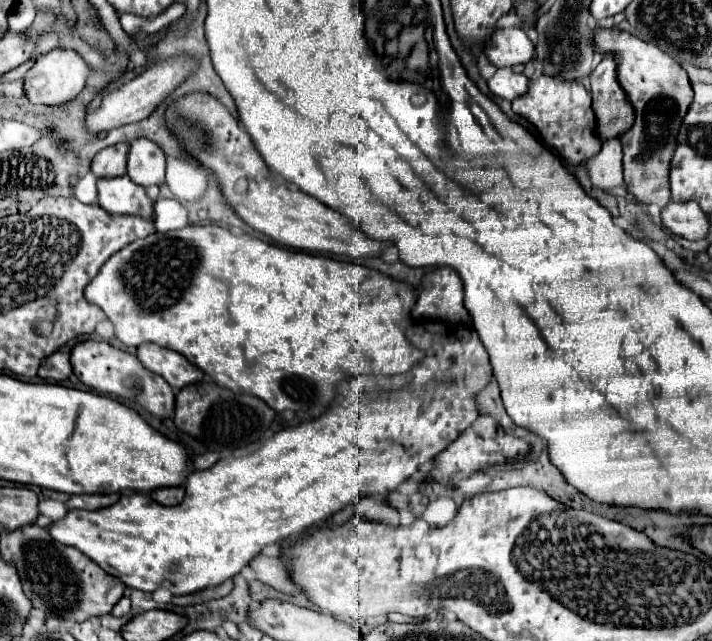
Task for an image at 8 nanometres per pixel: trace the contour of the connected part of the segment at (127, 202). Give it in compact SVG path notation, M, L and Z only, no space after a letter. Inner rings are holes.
M128 175L98 179L98 203L108 213L116 215L144 215L152 217L154 201L146 189L136 185Z

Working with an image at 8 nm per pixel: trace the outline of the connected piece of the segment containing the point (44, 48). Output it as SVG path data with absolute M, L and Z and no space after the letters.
M46 33L39 37L36 49L34 49L34 55L30 55L30 61L36 61L40 55L48 53L50 49L59 45L59 38L56 33Z

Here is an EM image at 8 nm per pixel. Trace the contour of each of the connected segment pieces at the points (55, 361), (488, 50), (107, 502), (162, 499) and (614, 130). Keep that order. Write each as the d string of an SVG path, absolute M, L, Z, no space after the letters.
M54 353L46 357L38 369L38 375L42 379L52 379L52 381L66 381L72 375L72 365L70 365L70 355L68 353Z
M518 27L496 29L484 45L484 55L496 67L514 67L518 63L528 63L534 57L534 45Z
M112 493L112 495L72 495L64 505L66 505L66 511L72 511L72 509L98 511L98 509L114 505L118 499L120 499L120 493Z
M164 487L164 489L156 489L150 493L150 497L160 503L160 505L180 505L182 499L184 499L184 487Z
M606 53L606 57L592 71L590 83L598 135L602 139L620 137L634 123L634 107L626 99L624 89L618 85L618 61L614 53Z

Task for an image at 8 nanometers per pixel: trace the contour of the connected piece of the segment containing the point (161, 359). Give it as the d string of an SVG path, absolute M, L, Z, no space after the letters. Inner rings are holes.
M142 343L136 349L136 357L148 371L164 377L174 391L204 377L204 373L196 365L192 365L184 355L172 349L158 347L154 343Z

